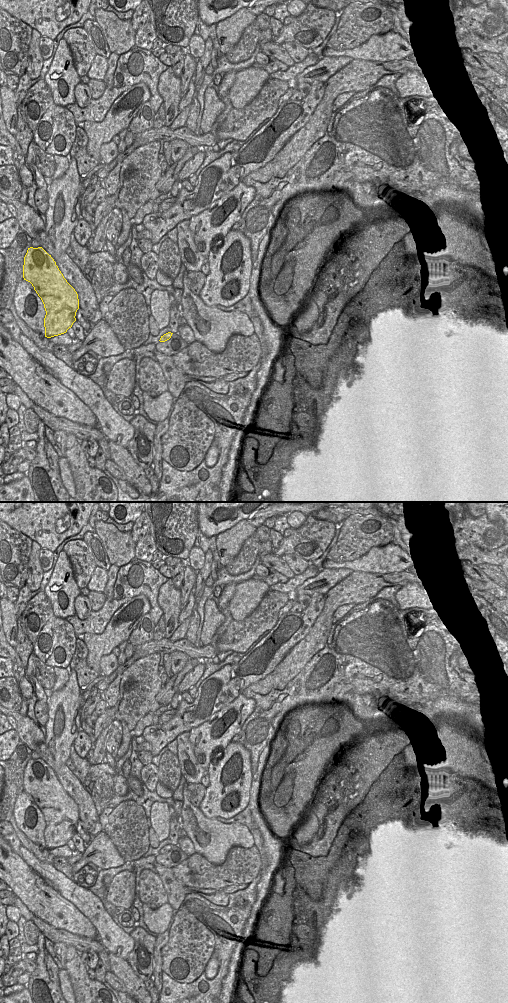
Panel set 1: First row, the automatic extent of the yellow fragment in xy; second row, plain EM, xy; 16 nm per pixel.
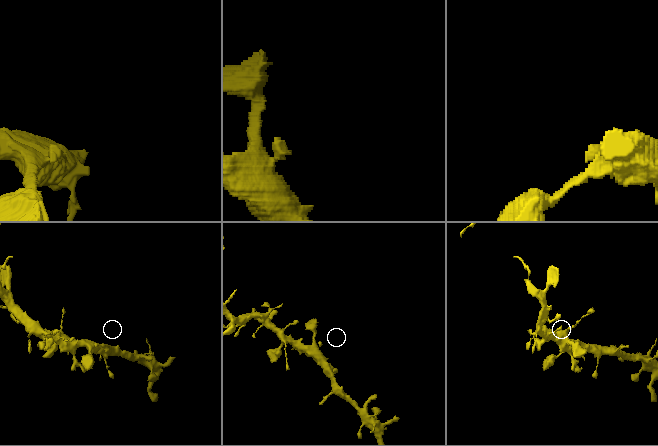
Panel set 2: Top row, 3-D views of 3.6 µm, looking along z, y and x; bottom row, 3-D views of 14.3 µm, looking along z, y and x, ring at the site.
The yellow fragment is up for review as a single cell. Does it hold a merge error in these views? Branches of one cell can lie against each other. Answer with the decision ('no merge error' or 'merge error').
no merge error

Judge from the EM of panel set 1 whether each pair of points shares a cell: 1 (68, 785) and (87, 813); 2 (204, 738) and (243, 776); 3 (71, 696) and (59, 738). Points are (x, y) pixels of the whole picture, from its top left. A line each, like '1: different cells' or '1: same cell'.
1: same cell
2: different cells
3: same cell

